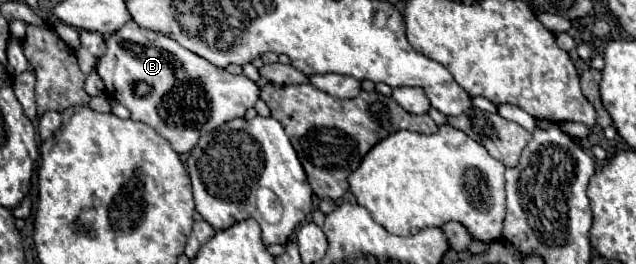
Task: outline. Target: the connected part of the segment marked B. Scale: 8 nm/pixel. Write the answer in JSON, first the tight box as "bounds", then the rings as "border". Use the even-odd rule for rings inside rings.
{"bounds":[98,21,260,153],"border":[[[128,21],[124,27],[114,31],[106,39],[106,55],[100,59],[98,73],[106,85],[108,97],[120,101],[134,121],[150,125],[156,133],[160,133],[164,139],[170,141],[172,149],[176,153],[188,153],[192,147],[196,147],[200,135],[236,119],[244,117],[248,107],[254,107],[256,99],[260,97],[260,87],[250,81],[246,75],[232,75],[222,67],[214,67],[204,57],[188,51],[174,39],[154,33],[148,29],[138,27],[134,21]]]}

